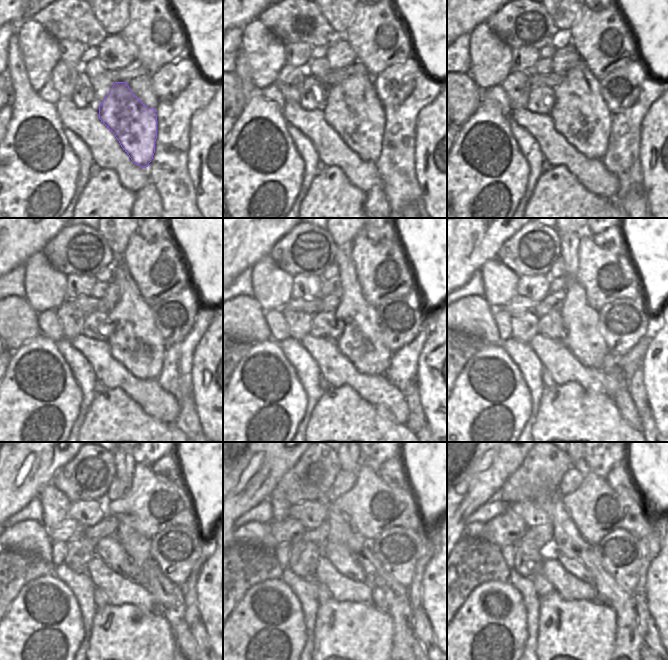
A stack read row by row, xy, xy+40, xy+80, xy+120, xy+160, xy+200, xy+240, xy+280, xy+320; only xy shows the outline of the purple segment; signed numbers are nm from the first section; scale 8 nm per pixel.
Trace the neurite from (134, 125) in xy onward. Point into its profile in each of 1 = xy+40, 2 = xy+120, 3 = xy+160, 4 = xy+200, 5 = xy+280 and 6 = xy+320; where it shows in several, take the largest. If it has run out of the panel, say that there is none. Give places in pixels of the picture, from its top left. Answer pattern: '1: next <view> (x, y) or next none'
1: next xy+40 (353, 109)
2: next xy+120 (136, 342)
3: next xy+160 (361, 341)
4: next xy+200 (584, 340)
5: next xy+280 (345, 480)
6: next xy+320 (572, 479)

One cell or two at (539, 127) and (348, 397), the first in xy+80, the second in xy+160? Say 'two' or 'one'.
two

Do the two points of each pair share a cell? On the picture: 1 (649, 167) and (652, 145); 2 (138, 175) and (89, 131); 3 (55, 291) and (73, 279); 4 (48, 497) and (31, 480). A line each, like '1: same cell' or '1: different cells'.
1: same cell
2: same cell
3: different cells
4: different cells

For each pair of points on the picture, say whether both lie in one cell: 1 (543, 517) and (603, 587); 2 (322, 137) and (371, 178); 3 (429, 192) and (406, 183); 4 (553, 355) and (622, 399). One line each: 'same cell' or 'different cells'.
1: different cells
2: same cell
3: different cells
4: same cell

